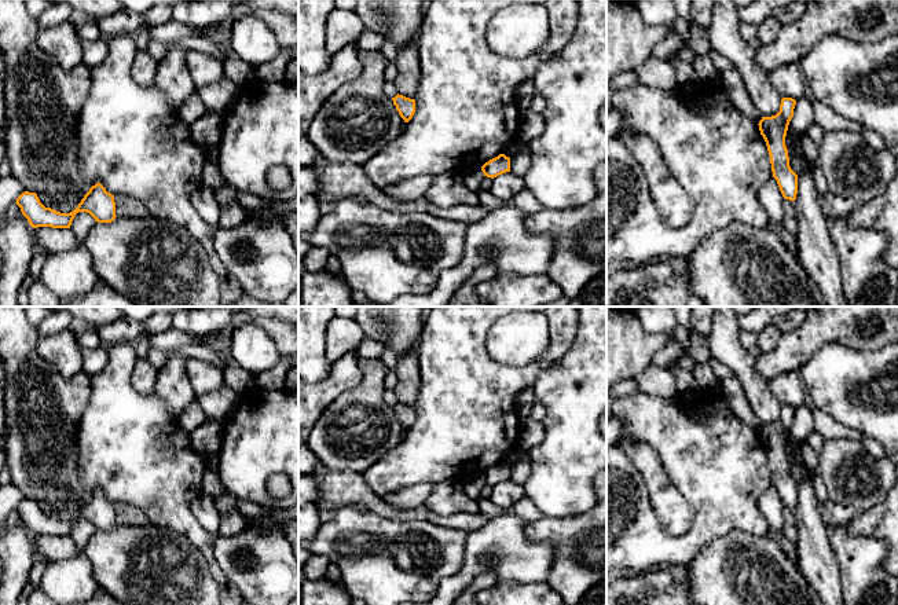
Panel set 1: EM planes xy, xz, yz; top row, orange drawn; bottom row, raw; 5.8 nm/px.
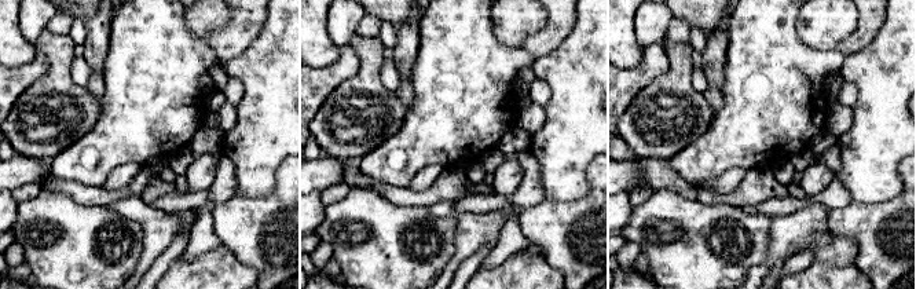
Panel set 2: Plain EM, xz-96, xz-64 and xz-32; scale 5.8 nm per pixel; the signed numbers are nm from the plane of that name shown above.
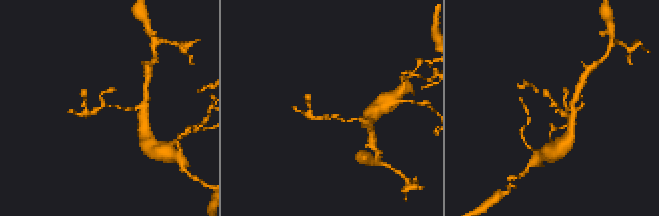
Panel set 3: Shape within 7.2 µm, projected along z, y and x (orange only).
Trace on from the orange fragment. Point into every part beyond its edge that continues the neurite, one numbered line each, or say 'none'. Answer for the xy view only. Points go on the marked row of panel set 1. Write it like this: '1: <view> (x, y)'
none

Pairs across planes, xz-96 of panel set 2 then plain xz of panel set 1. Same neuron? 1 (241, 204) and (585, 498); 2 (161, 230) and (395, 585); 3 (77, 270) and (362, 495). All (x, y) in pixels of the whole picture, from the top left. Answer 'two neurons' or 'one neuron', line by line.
1: two neurons
2: two neurons
3: two neurons

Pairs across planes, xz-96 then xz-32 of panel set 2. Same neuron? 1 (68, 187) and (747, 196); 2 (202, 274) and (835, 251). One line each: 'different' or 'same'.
1: same
2: different

